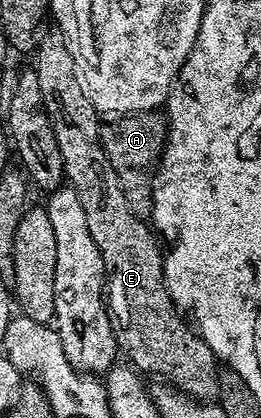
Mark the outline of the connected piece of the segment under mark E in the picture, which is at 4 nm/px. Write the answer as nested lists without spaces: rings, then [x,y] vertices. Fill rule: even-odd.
[[[52,30],[48,36],[46,33],[40,39],[33,59],[35,59],[33,70],[37,74],[37,86],[41,86],[41,98],[45,102],[47,117],[53,126],[53,135],[57,137],[57,147],[61,150],[66,183],[77,194],[85,210],[89,234],[93,234],[93,242],[97,242],[97,250],[101,250],[101,258],[107,271],[105,281],[107,310],[111,313],[111,325],[118,351],[122,355],[124,352],[132,360],[128,361],[140,373],[148,372],[151,376],[160,376],[163,379],[160,381],[179,389],[193,400],[207,402],[218,397],[220,369],[217,367],[213,350],[209,350],[209,346],[199,336],[198,331],[189,326],[188,321],[180,315],[171,302],[171,295],[167,293],[163,281],[163,252],[160,241],[152,225],[146,219],[136,216],[131,210],[131,202],[127,199],[123,184],[113,170],[99,137],[100,113],[95,111],[87,96],[87,90],[83,87],[82,79],[73,62],[73,54],[63,33],[58,30]]]

